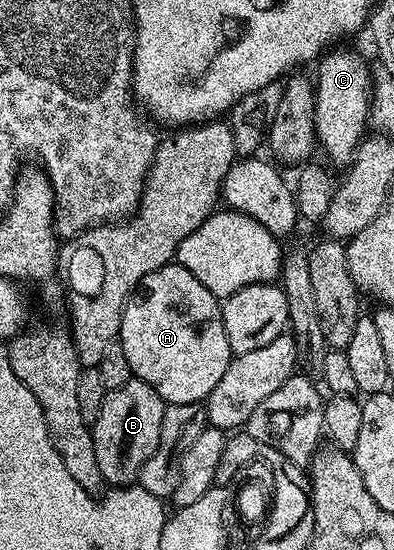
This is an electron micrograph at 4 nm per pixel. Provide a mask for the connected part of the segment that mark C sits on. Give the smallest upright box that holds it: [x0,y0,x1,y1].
[313,50,375,166]

